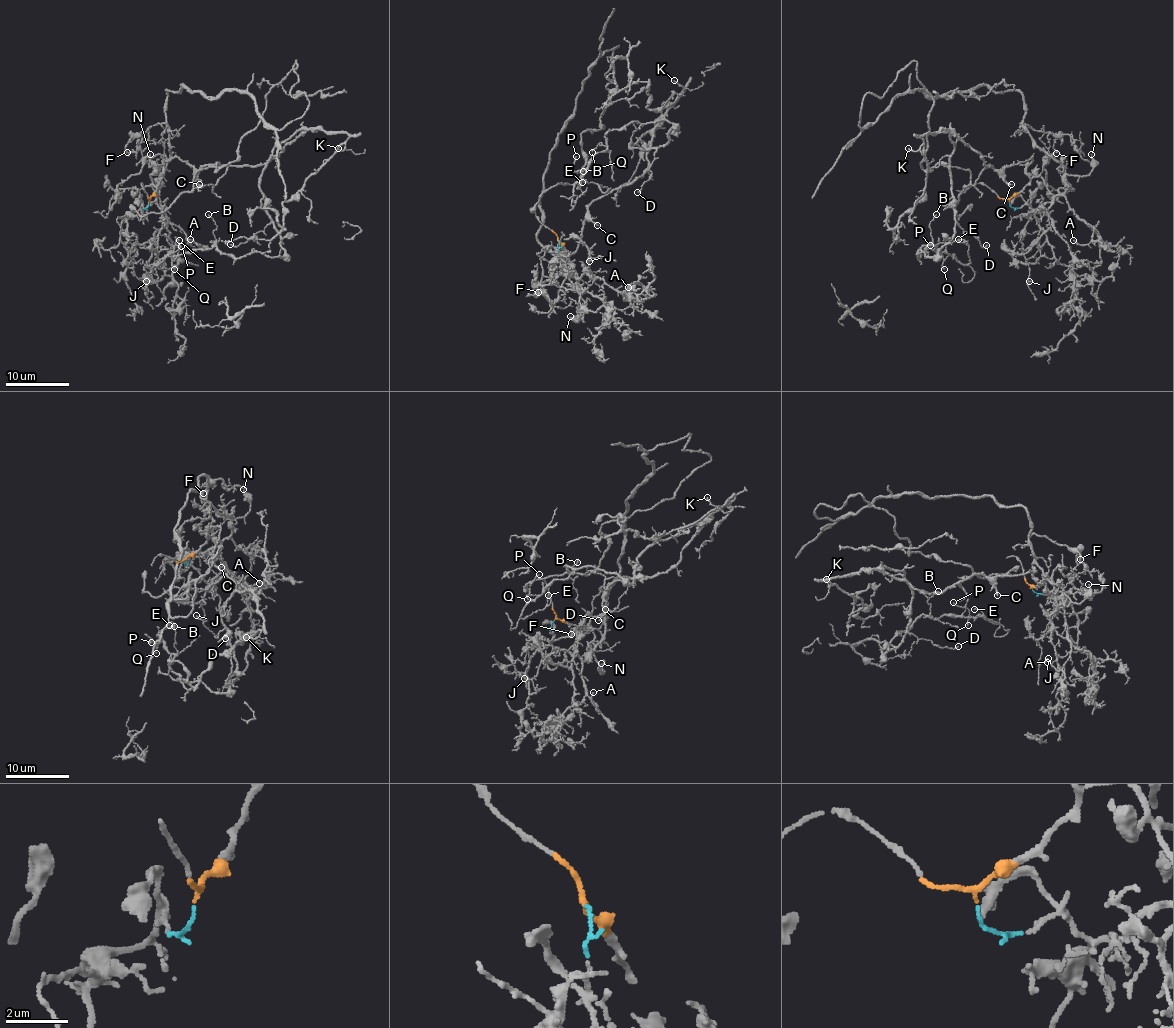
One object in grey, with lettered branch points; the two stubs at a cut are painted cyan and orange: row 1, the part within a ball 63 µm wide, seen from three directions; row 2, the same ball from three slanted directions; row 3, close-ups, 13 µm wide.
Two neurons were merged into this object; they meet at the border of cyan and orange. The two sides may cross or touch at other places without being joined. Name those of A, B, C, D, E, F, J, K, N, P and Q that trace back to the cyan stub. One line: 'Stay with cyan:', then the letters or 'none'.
Stay with cyan: A, F, J, N

